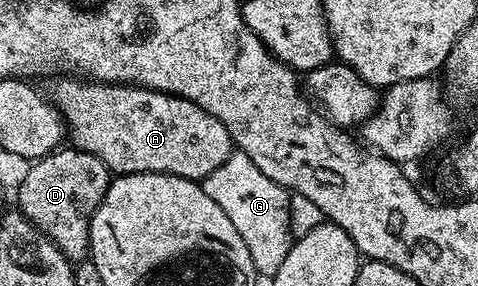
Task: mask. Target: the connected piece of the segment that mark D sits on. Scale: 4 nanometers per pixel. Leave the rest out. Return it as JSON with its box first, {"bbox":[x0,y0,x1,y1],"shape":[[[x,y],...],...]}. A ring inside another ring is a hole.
{"bbox":[17,146,112,262],"shape":[[[73,146],[59,147],[50,155],[42,157],[41,160],[33,161],[27,168],[30,169],[23,174],[22,181],[18,184],[17,211],[25,214],[66,255],[67,260],[71,262],[85,261],[90,254],[92,214],[100,206],[100,202],[108,190],[112,179],[110,169],[104,166],[104,162],[100,158],[96,158],[96,154],[88,154]]]}

